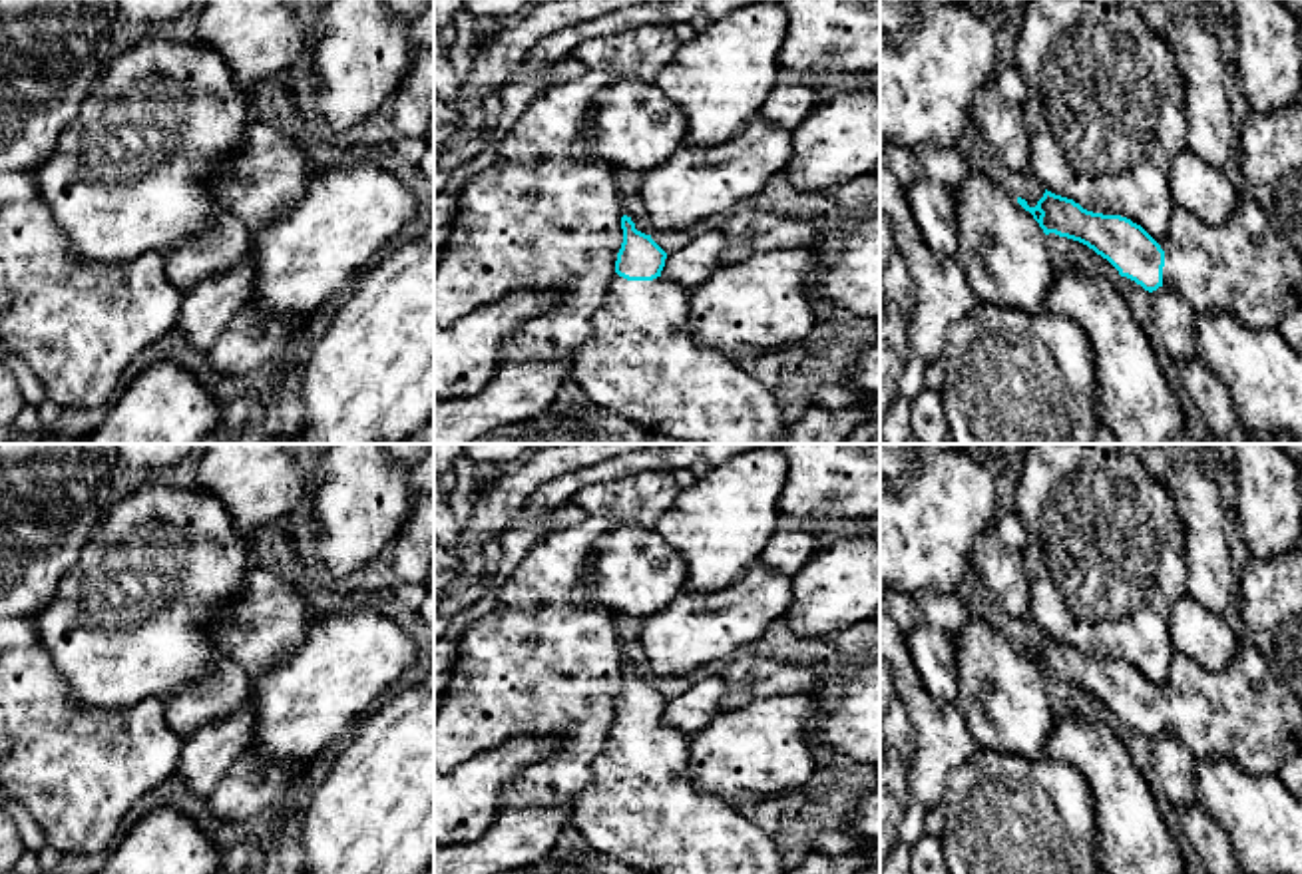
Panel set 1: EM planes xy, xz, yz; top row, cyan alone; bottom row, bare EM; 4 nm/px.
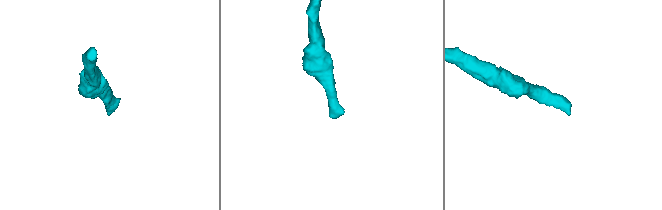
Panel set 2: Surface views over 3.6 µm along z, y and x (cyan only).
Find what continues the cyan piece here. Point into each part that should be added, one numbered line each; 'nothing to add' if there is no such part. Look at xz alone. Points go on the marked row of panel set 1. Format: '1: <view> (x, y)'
1: xz (642, 363)

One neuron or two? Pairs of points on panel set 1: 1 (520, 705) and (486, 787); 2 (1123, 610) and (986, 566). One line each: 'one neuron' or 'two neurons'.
1: two neurons
2: two neurons

